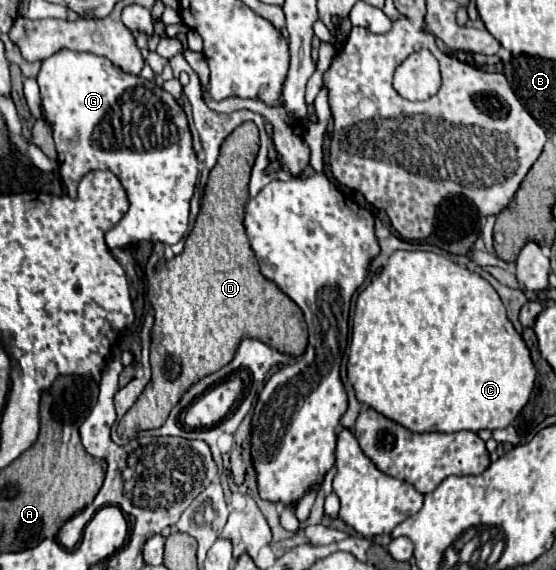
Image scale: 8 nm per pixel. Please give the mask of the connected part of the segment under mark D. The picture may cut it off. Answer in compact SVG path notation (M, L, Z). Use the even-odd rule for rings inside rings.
M242 123L224 139L184 251L172 261L159 259L147 277L147 297L154 307L152 379L136 405L118 422L117 432L124 438L133 439L141 430L162 427L172 407L196 381L232 361L244 337L264 341L292 357L300 357L306 351L308 331L304 315L276 283L260 273L242 223L250 171L258 149L260 137L254 123Z

